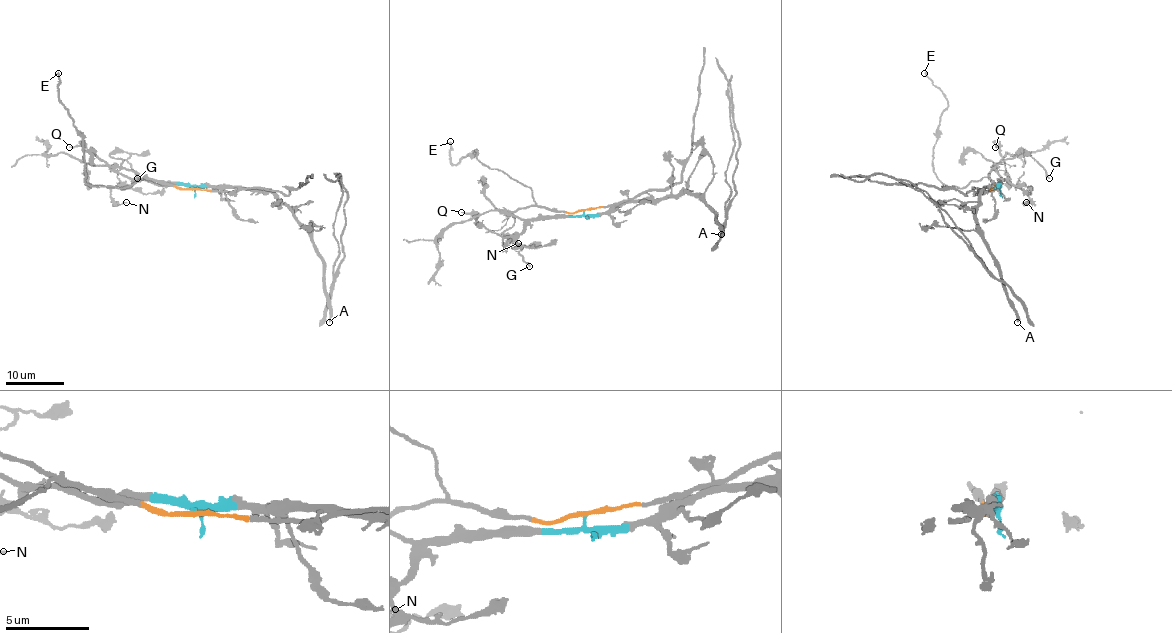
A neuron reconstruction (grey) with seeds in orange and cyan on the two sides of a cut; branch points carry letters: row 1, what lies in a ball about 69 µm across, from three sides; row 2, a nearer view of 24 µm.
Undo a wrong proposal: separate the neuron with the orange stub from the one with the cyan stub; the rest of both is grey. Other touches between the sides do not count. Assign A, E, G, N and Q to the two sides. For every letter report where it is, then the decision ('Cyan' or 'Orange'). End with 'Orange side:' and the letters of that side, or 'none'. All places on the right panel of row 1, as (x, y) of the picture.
A: Place: (1017, 322). Cyan
E: Place: (924, 73). Orange
G: Place: (1049, 178). Orange
N: Place: (1026, 202). Cyan
Q: Place: (995, 147). Cyan
Orange side: E, G

